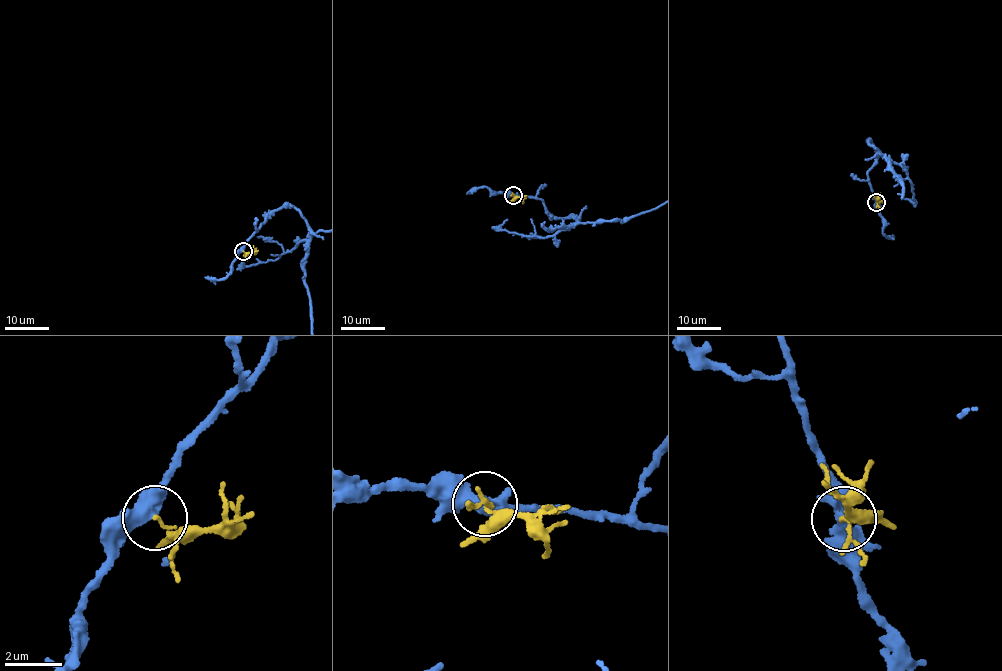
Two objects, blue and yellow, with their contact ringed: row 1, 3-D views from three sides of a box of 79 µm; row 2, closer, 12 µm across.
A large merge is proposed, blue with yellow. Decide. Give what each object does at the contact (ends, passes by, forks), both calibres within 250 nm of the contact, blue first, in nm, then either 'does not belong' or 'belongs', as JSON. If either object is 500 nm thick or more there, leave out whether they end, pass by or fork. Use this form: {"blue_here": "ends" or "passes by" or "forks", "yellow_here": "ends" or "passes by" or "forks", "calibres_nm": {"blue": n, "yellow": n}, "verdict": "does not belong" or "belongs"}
{"blue_here": "passes by", "yellow_here": "ends", "calibres_nm": {"blue": 460, "yellow": 100}, "verdict": "does not belong"}

